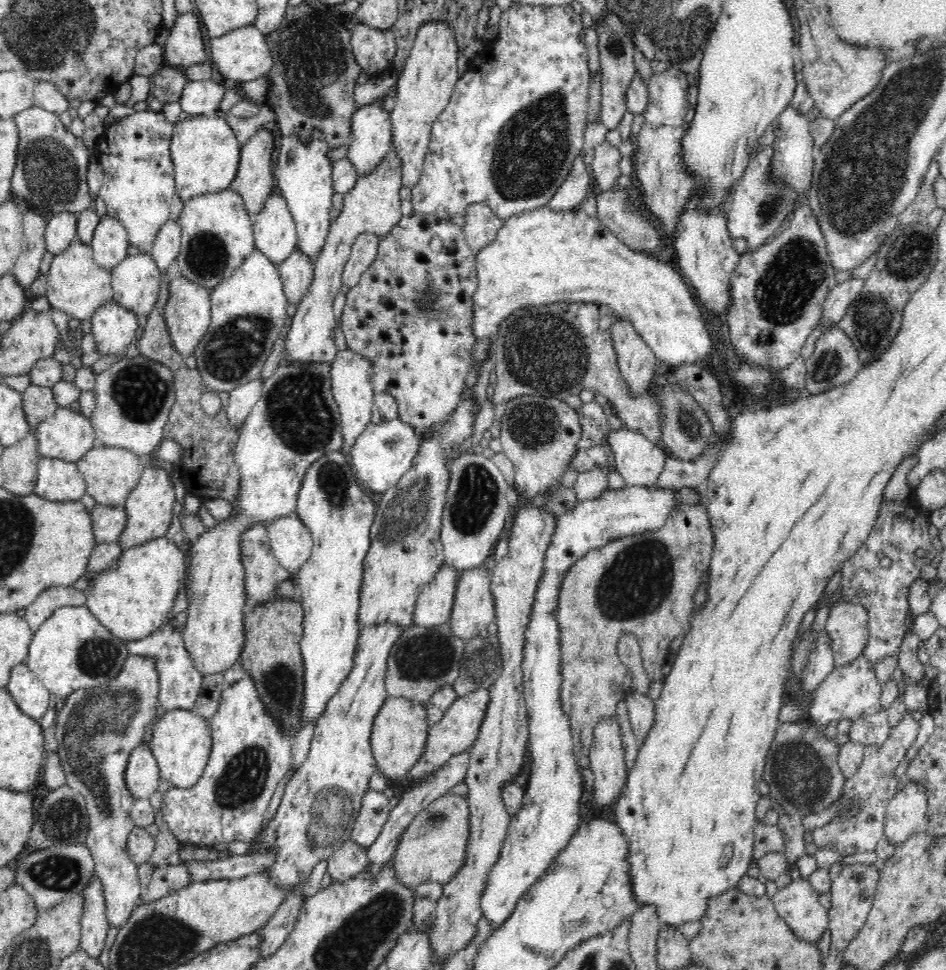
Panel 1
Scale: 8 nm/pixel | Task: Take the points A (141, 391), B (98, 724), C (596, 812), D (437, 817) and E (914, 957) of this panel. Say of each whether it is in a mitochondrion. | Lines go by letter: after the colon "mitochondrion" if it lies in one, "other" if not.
A: mitochondrion
B: mitochondrion
C: other
D: mitochondrion
E: other

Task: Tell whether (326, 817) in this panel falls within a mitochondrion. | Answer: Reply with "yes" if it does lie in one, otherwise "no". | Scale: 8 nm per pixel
yes

